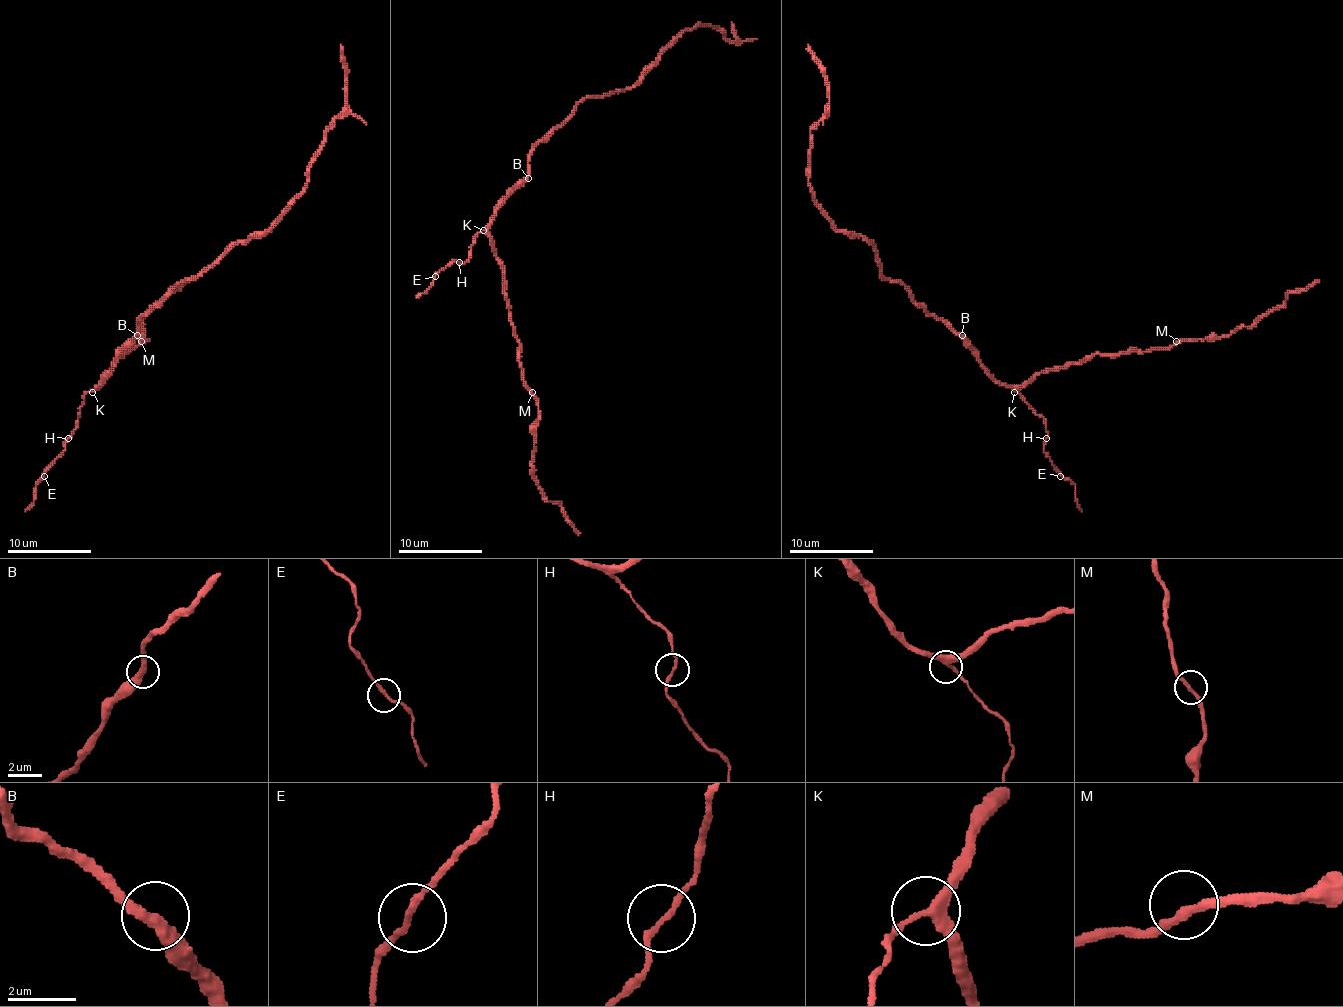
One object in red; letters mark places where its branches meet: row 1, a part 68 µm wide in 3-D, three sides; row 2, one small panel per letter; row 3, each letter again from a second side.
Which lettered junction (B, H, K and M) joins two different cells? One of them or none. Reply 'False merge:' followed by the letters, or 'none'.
False merge: none

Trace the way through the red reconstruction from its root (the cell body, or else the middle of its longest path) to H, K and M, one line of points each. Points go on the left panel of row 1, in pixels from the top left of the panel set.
H: (135, 337), (118, 356), (118, 362), (109, 375), (84, 396), (76, 429), (67, 438)
K: (135, 337), (118, 356), (118, 362), (109, 375), (92, 392)
M: (135, 337), (118, 356), (118, 362), (109, 375), (97, 385), (120, 354), (126, 354), (141, 341)

